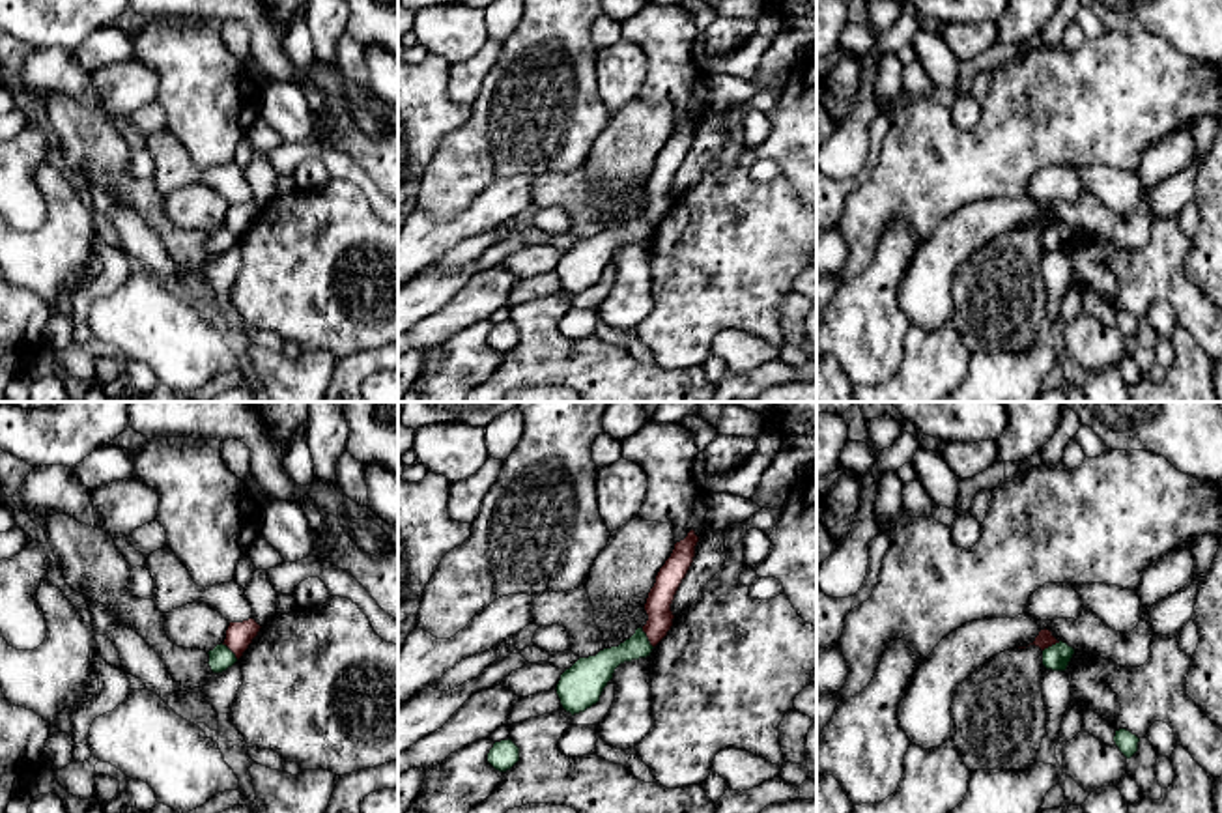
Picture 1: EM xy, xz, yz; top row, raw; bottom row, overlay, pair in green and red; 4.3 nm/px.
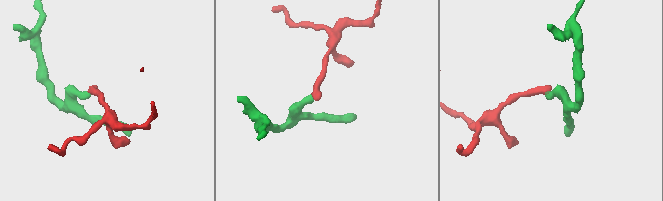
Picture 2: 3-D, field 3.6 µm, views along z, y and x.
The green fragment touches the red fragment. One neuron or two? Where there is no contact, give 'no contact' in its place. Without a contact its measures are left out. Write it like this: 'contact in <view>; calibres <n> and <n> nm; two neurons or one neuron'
contact in xz; calibres 130 and 110 nm; two neurons

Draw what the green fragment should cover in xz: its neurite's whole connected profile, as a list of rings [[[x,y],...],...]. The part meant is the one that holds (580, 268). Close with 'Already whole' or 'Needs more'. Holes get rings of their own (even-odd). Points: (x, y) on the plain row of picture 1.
[[[637,209],[635,215],[618,228],[604,230],[596,237],[579,239],[561,256],[555,269],[562,290],[572,297],[585,293],[600,282],[604,269],[620,245],[647,239],[652,230],[643,209]]]. Already whole

